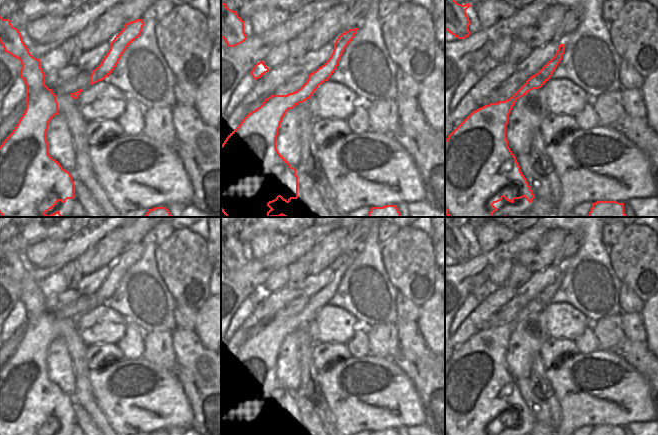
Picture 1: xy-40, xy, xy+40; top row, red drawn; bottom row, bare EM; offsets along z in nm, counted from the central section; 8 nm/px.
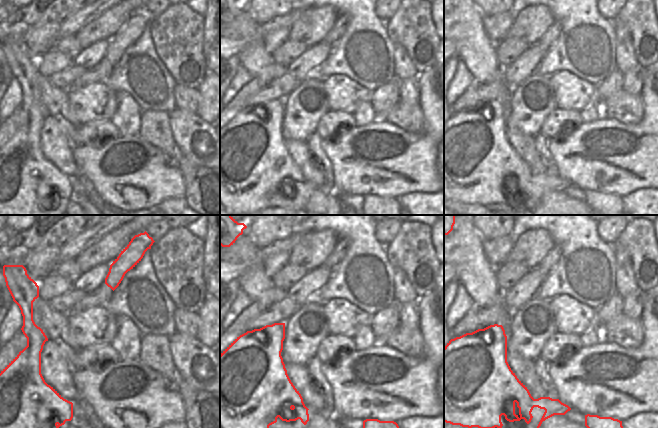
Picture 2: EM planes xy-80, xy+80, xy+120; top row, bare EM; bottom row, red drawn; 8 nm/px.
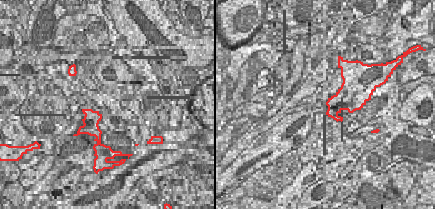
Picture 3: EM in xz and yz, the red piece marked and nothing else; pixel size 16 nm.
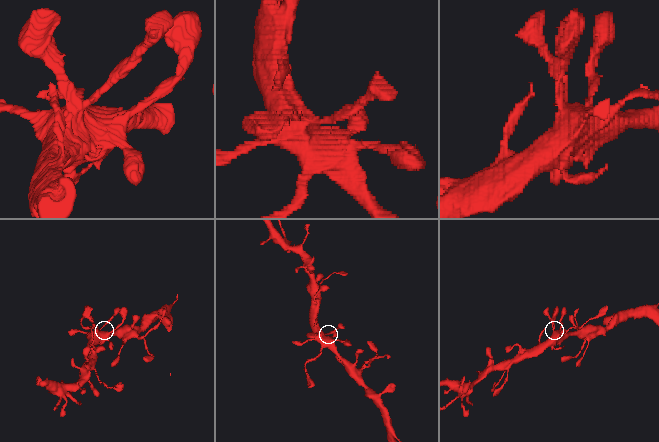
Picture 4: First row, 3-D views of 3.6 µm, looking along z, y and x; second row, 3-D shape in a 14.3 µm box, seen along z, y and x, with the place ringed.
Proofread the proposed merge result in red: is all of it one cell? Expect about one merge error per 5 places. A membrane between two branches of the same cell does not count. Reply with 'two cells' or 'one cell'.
one cell

